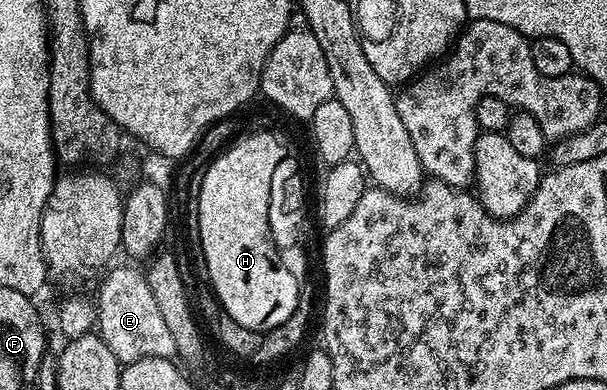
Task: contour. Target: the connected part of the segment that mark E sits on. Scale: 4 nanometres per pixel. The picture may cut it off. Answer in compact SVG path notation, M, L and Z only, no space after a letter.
M116 267L100 283L100 301L98 300L98 334L110 345L110 353L118 357L121 365L142 361L143 359L172 359L176 355L174 337L170 337L170 328L154 302L154 293L150 293L147 274L136 267Z

